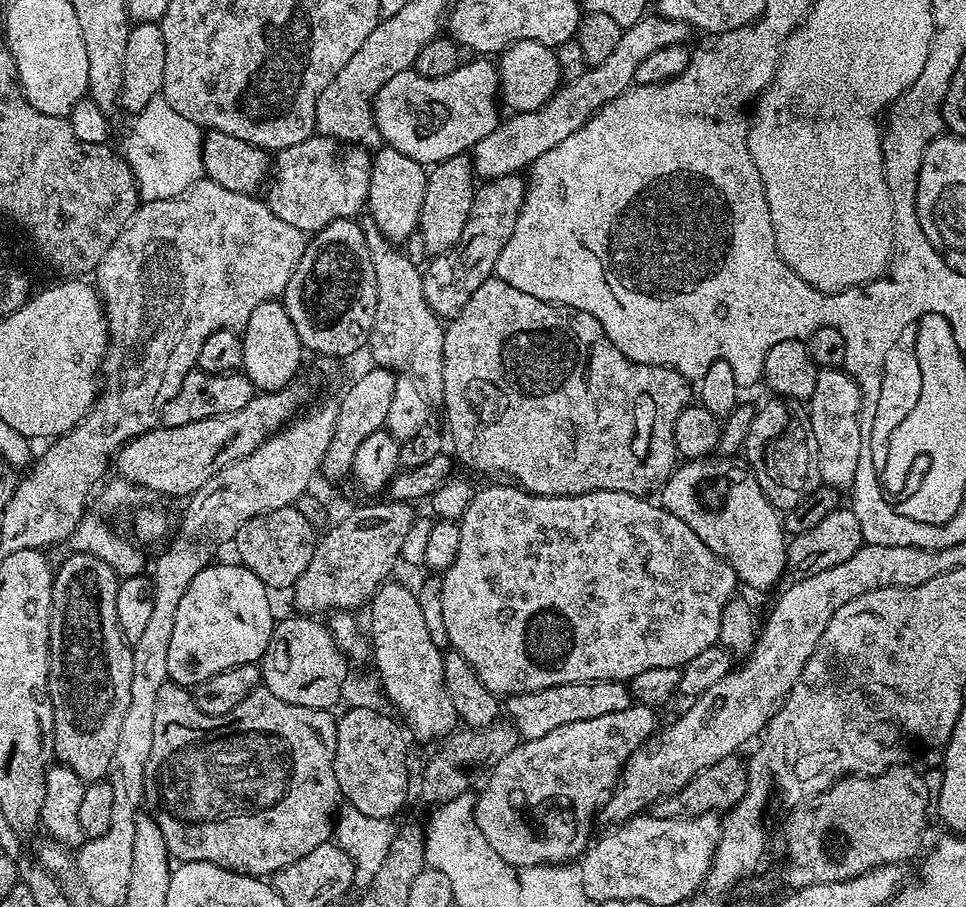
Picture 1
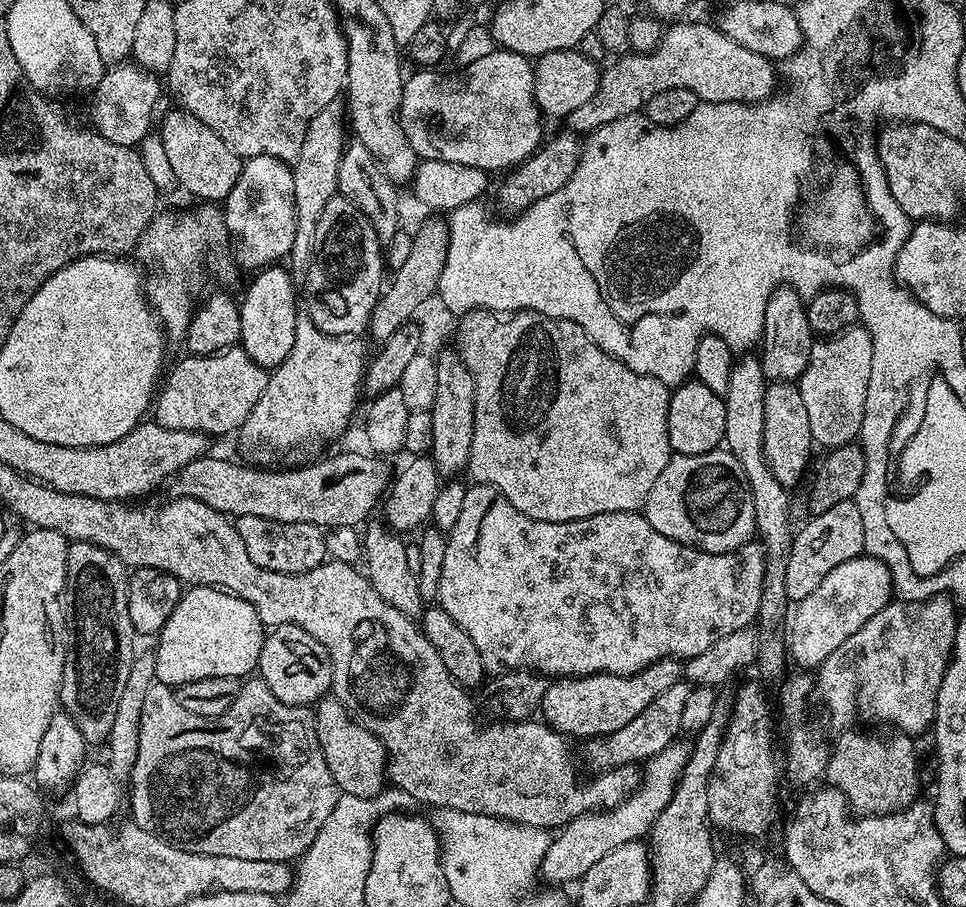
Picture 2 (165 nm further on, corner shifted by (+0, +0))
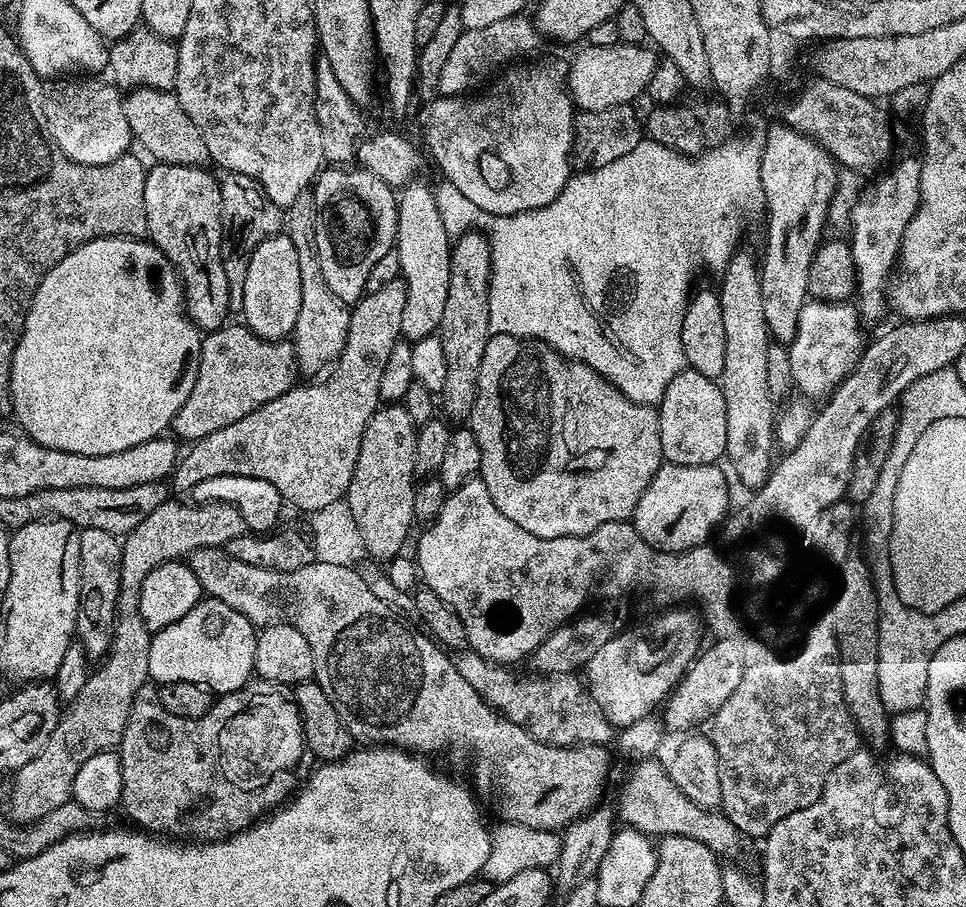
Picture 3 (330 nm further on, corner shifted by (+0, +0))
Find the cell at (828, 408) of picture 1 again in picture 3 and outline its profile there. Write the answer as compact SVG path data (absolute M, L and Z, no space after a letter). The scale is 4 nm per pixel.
M809 299L808 303L802 306L802 312L798 314L798 330L787 349L790 354L790 370L794 373L794 385L799 391L800 388L804 391L801 393L805 397L827 397L852 373L852 368L858 363L860 354L866 347L866 339L864 340L860 333L860 324L862 325L862 317L857 305L852 302L835 304L829 300Z

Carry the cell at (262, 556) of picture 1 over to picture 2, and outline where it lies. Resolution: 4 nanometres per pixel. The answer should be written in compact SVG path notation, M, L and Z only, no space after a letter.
M238 516L234 520L238 538L246 546L246 554L262 570L274 570L282 574L309 572L325 563L328 552L324 545L325 529L310 522L274 522L270 518Z

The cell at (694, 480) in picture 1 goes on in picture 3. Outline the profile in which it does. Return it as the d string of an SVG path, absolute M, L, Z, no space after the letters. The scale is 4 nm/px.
M661 463L646 486L630 523L640 537L659 552L684 552L705 543L712 531L719 529L729 515L728 480L719 463L682 466Z

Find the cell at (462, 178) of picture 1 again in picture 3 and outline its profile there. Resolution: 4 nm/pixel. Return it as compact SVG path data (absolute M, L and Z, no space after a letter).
M397 278L386 282L386 286L382 286L382 290L374 290L360 297L351 309L352 317L350 318L350 330L346 334L346 346L342 350L342 354L331 365L329 374L325 380L316 380L313 384L297 383L286 394L282 394L278 398L274 398L274 402L266 402L266 406L258 406L258 410L254 410L254 414L246 414L246 418L238 418L238 422L230 422L230 426L222 426L222 430L214 430L214 434L206 434L206 438L195 441L191 445L192 448L188 453L181 455L176 461L176 467L170 477L170 488L173 493L184 492L191 493L192 487L198 482L203 482L206 478L213 478L219 475L246 475L251 478L264 478L271 485L276 486L281 492L283 499L293 504L296 508L304 508L305 513L319 510L324 506L335 502L338 499L347 497L348 487L354 478L354 466L358 466L358 450L362 446L362 434L366 430L366 422L370 422L370 418L381 407L382 401L380 391L378 390L378 382L382 382L382 369L386 367L386 362L390 359L390 350L394 350L396 343L402 339L400 331L402 330L402 310L406 306L406 286L403 279Z

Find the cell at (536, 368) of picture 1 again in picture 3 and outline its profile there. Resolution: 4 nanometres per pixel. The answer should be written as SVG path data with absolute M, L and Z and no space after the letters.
M501 332L488 337L486 350L482 354L470 427L472 433L478 438L478 446L482 446L482 462L478 476L483 480L486 490L490 490L490 498L494 506L498 506L498 510L502 510L502 514L506 514L510 522L522 526L522 530L538 538L585 536L598 530L598 526L606 522L627 521L638 506L638 498L642 498L646 486L652 481L664 460L660 437L660 413L653 405L639 404L624 396L611 382L599 376L589 364L582 364L579 360L569 360L541 340L526 340Z

